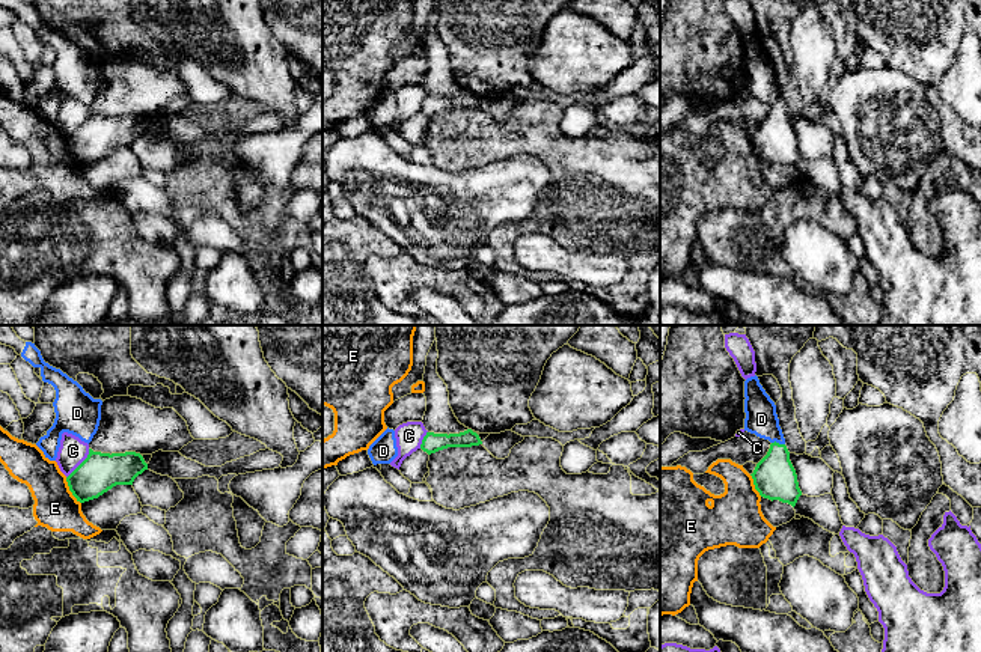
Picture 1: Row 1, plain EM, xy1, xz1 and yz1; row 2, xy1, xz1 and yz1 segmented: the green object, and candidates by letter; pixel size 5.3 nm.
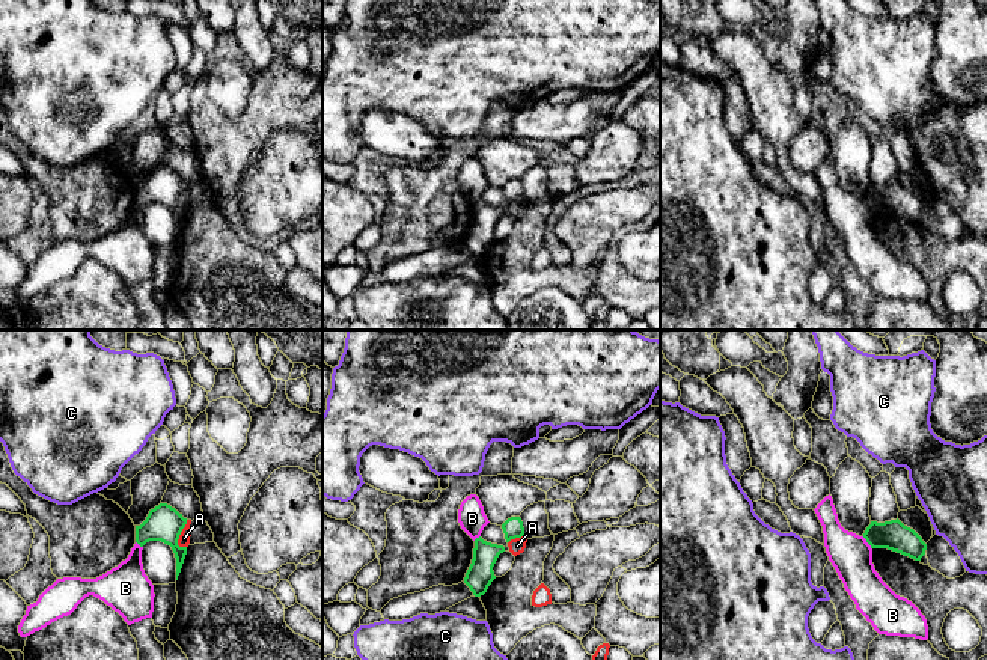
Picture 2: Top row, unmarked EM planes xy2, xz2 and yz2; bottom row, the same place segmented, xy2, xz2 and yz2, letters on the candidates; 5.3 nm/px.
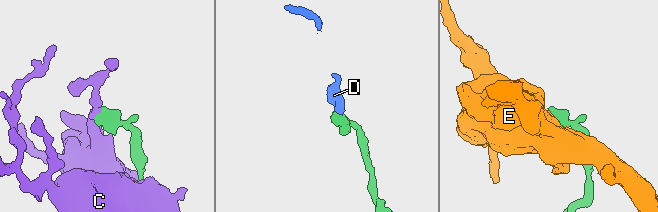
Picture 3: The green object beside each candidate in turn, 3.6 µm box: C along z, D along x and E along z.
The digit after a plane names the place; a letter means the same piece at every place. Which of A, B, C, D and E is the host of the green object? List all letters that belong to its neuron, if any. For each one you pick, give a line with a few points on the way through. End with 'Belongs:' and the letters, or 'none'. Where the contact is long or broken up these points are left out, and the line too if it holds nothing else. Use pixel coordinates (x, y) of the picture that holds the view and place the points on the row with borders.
D: across yz1 (775, 478), (778, 443), (761, 419)
Belongs: D

